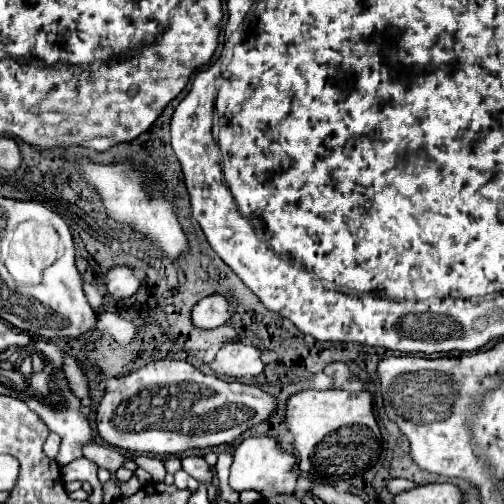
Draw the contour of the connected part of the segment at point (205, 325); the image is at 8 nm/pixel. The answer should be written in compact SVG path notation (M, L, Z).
M220 294L206 296L192 308L192 324L196 328L210 330L210 328L226 324L228 320L230 320L228 300Z

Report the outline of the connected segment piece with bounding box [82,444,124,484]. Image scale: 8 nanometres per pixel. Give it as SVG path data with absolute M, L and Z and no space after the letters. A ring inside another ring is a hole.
M86 444L86 446L82 446L82 454L84 454L84 458L88 458L94 464L98 464L100 468L106 468L110 472L110 480L114 480L116 484L120 484L116 480L116 476L114 476L114 472L124 464L124 456L120 454L120 450L116 450L112 446Z

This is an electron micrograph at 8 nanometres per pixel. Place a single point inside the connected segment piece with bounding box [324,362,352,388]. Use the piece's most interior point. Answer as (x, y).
(340, 371)

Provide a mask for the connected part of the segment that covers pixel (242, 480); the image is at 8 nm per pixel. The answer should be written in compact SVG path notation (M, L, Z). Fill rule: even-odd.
M250 436L233 452L229 483L238 492L256 490L264 498L292 494L296 486L296 458L288 452L282 452L280 446L268 436Z

